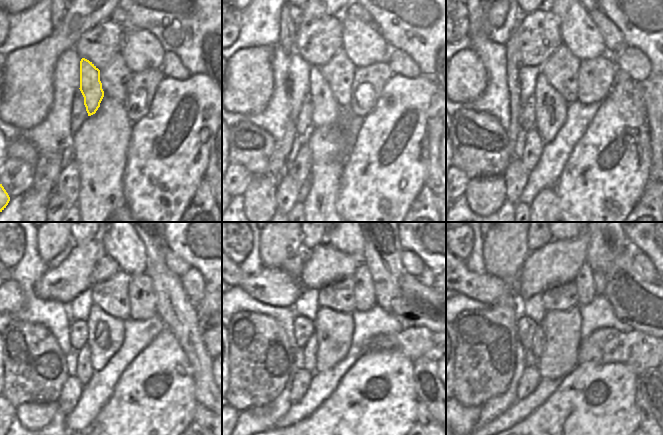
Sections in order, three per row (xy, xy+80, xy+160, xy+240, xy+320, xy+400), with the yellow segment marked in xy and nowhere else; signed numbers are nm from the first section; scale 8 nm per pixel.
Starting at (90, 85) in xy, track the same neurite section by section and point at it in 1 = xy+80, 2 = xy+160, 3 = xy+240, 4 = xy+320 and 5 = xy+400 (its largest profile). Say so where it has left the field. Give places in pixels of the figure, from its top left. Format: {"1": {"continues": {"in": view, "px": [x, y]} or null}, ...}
{"1": {"continues": {"in": "xy+80", "px": [325, 110]}}, "2": {"continues": {"in": "xy+160", "px": [551, 108]}}, "3": {"continues": {"in": "xy+240", "px": [105, 333]}}, "4": {"continues": {"in": "xy+320", "px": [333, 330]}}, "5": {"continues": {"in": "xy+400", "px": [561, 328]}}}

